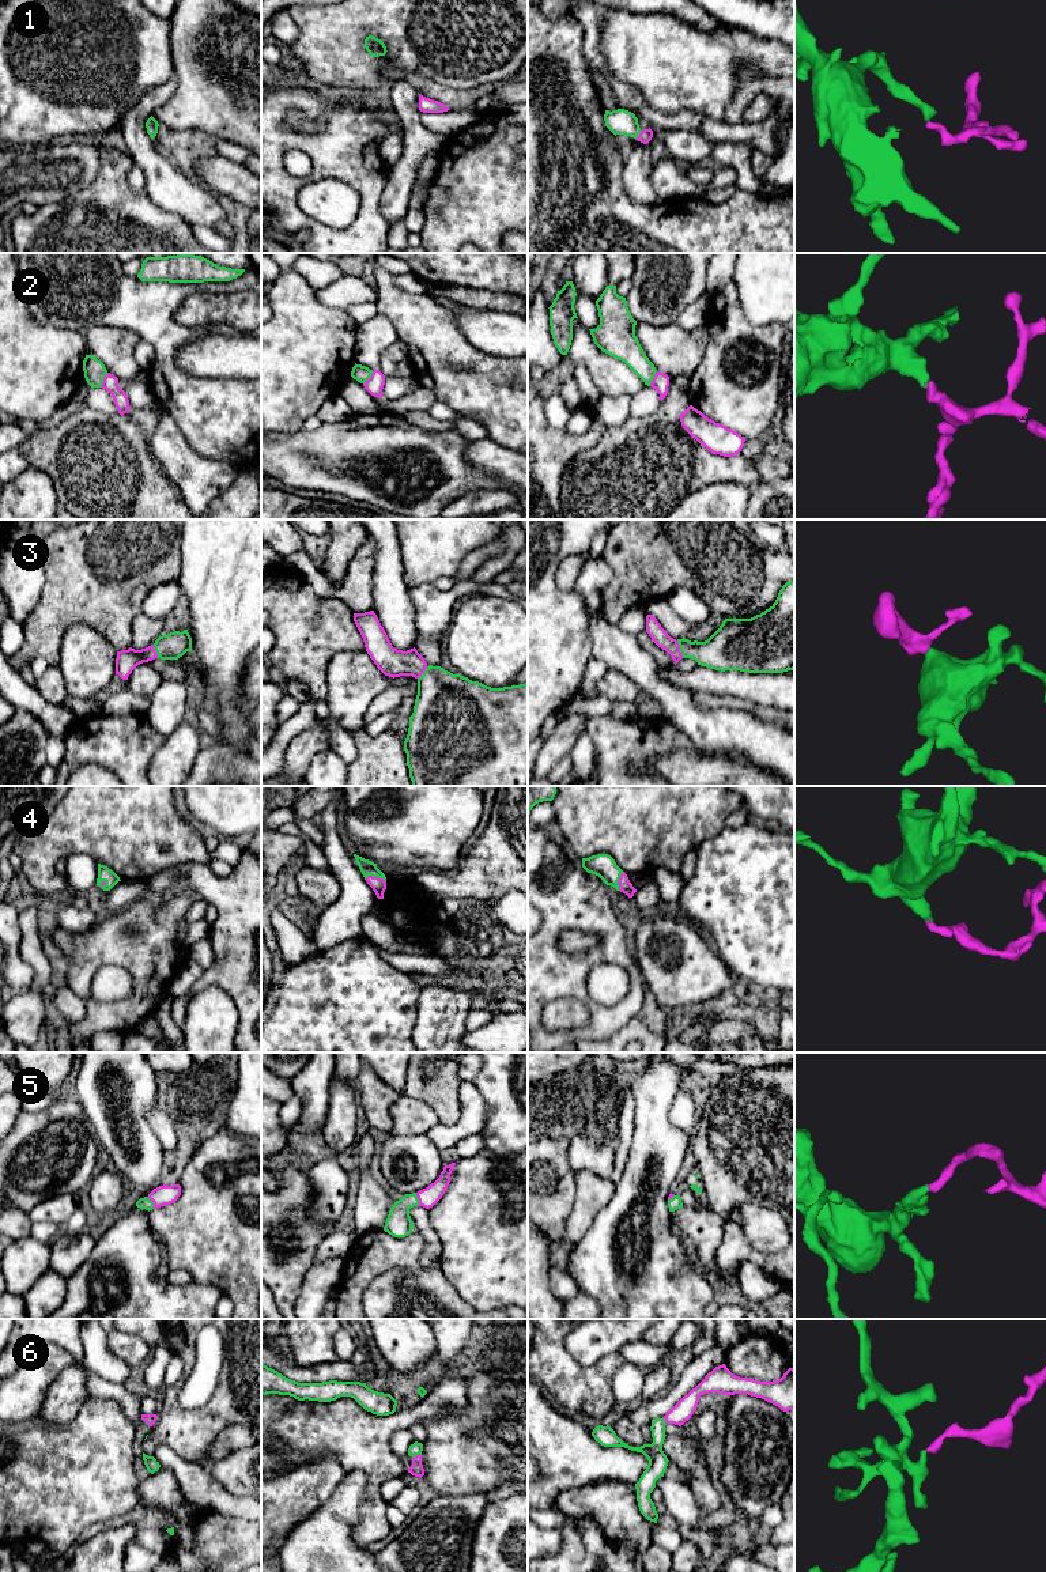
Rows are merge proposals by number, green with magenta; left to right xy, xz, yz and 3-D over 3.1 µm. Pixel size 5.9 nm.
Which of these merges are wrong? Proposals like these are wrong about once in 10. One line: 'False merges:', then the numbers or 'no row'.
False merges: 2

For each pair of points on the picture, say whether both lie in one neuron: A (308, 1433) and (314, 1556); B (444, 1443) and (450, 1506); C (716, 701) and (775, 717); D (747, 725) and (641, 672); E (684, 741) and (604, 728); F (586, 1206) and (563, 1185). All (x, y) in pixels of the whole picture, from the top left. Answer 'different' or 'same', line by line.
A: different
B: different
C: same
D: same
E: same
F: different

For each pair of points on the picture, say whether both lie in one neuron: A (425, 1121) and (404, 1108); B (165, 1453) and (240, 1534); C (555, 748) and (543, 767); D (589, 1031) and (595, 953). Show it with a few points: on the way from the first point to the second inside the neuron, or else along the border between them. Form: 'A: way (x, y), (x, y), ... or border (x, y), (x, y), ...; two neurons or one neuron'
A: way (419, 1118), (410, 1114); one neuron
B: border (214, 1511), (246, 1519); two neurons
C: way (551, 752), (544, 763); one neuron
D: way (593, 1012), (592, 1005), (581, 993), (581, 972); one neuron

